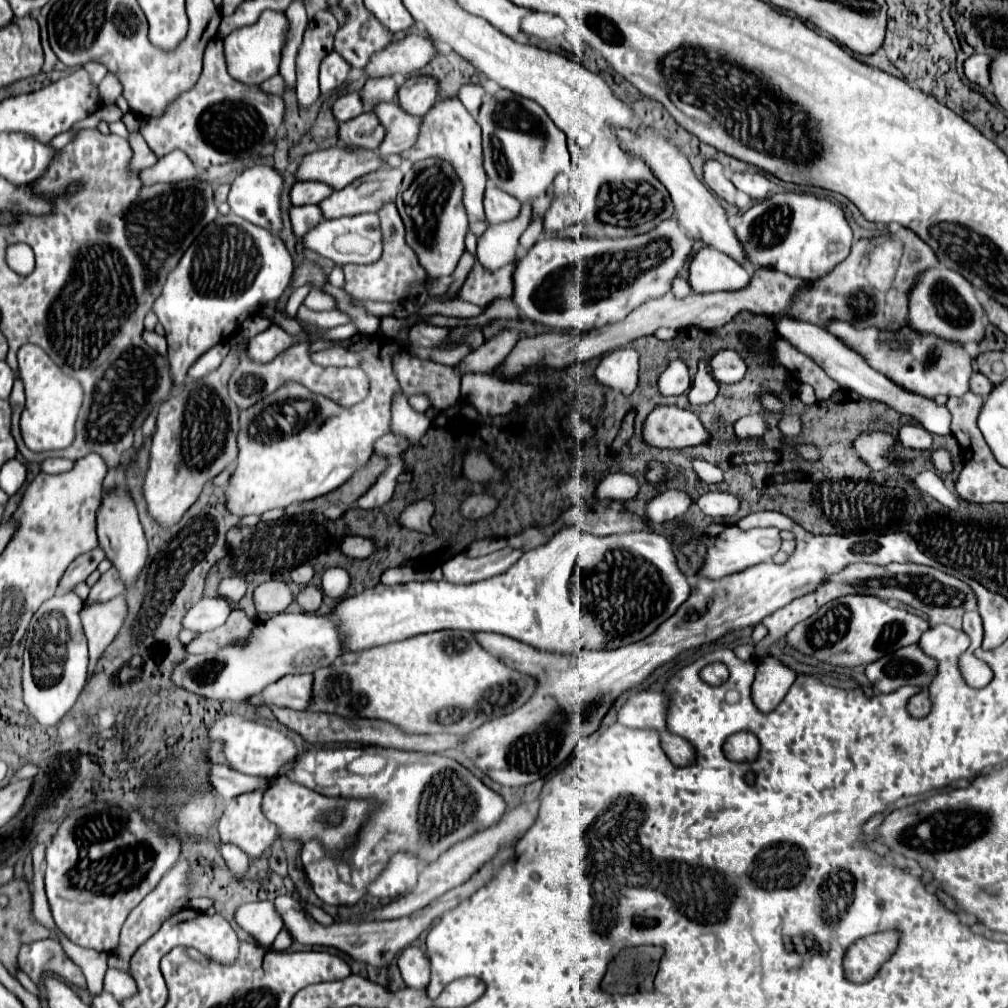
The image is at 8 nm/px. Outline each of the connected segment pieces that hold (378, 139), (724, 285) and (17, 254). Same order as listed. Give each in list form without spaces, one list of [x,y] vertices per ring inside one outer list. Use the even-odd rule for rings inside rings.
[[[375,111],[363,113],[347,123],[339,125],[339,139],[345,141],[349,147],[361,147],[361,149],[379,149],[379,145],[385,139],[385,127],[381,125]]]
[[[701,247],[689,261],[689,285],[693,293],[713,291],[737,291],[749,283],[751,275],[745,267],[739,267],[735,259],[723,255],[715,247]]]
[[[17,243],[9,247],[9,267],[21,275],[27,275],[33,271],[35,261],[33,261],[33,251],[25,243]]]

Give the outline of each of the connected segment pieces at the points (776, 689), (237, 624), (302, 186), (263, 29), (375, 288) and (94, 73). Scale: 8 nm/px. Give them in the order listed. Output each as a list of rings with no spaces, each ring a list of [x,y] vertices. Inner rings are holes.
[[[773,657],[758,660],[753,681],[753,699],[761,711],[775,709],[795,681],[795,673]]]
[[[233,609],[227,623],[217,627],[215,631],[201,633],[193,643],[185,645],[187,653],[207,653],[207,651],[219,651],[219,647],[245,643],[255,629],[255,621],[245,615],[241,609]]]
[[[299,181],[291,189],[291,203],[293,205],[307,205],[307,203],[321,203],[321,199],[327,199],[331,195],[331,187],[327,183],[317,181]]]
[[[263,11],[259,21],[249,27],[235,29],[231,35],[225,37],[225,55],[227,55],[227,71],[233,79],[245,85],[259,85],[265,79],[277,75],[283,35],[287,31],[287,17],[275,11]]]
[[[393,203],[385,205],[379,211],[381,231],[383,231],[383,255],[379,261],[371,265],[345,265],[345,291],[355,299],[371,299],[371,301],[403,301],[407,297],[407,285],[415,279],[425,279],[425,273],[405,243],[405,227]]]
[[[87,63],[85,69],[91,73],[91,79],[95,83],[101,83],[101,79],[107,75],[107,67],[103,63]]]

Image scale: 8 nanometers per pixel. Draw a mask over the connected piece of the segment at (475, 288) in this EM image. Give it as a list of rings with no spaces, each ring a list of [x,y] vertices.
[[[479,263],[473,267],[469,273],[465,285],[461,287],[461,299],[479,303],[481,307],[487,307],[493,303],[497,297],[509,297],[513,283],[511,283],[511,273],[513,265],[507,265],[495,273],[487,273]]]

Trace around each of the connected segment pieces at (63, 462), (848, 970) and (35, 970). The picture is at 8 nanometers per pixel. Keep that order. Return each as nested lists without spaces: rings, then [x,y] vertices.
[[[45,459],[41,469],[45,473],[65,473],[65,471],[71,471],[73,465],[75,461],[69,461],[69,459]]]
[[[885,931],[859,939],[845,955],[845,977],[853,983],[863,983],[875,977],[879,967],[893,955],[899,933]]]
[[[41,939],[35,943],[27,943],[19,949],[19,967],[37,983],[43,973],[51,973],[63,977],[69,983],[85,987],[85,977],[81,969],[63,953],[59,941]]]

